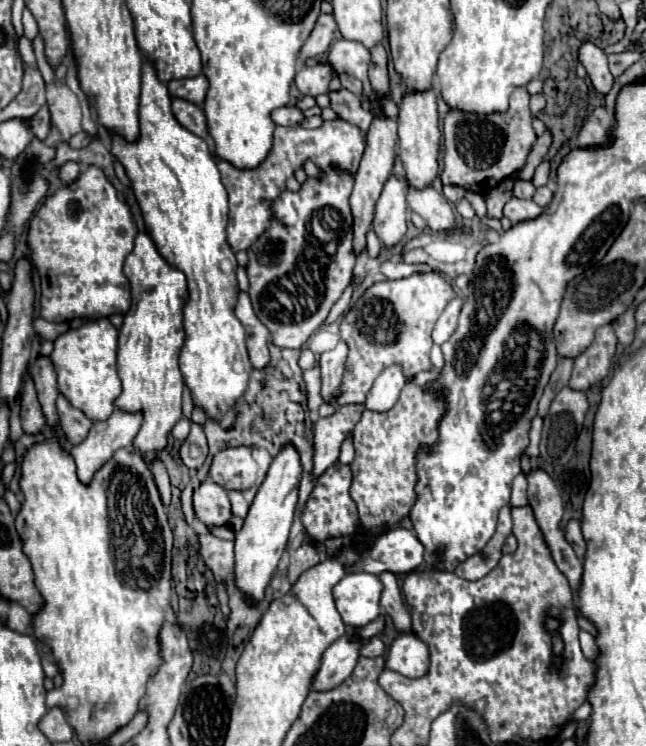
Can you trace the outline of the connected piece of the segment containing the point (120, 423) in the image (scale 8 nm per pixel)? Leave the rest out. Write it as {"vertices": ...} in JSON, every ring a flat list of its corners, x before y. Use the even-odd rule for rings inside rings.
{"vertices":[[116,408,108,420,94,422,86,440,72,448,78,478,90,482,94,472,112,458,118,448,130,448,142,424,142,412,124,412]]}

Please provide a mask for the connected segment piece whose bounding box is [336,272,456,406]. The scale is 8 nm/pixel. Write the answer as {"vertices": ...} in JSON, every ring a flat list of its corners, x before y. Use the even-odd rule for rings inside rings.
{"vertices":[[436,272,414,274,402,280,386,280,370,286,340,324,340,337,348,344,350,354,336,404,364,404,378,374,392,364,402,364,408,380,422,370,432,370,430,348,434,342,430,332,454,296,456,292,452,286]]}

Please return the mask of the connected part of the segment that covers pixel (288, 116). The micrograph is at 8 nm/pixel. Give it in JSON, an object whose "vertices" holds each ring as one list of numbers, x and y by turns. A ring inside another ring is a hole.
{"vertices":[[282,106,272,112,272,122,280,126,296,126,302,122,302,118,304,118,302,112,294,106]]}

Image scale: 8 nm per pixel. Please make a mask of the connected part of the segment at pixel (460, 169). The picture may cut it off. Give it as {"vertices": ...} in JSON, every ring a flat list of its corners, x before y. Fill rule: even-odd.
{"vertices":[[524,86,512,92,508,112,500,114,468,114,450,110,444,118,444,170,442,184,456,184,466,190,486,194,496,188,504,178,526,164,526,156,536,142,530,112,530,94]]}

